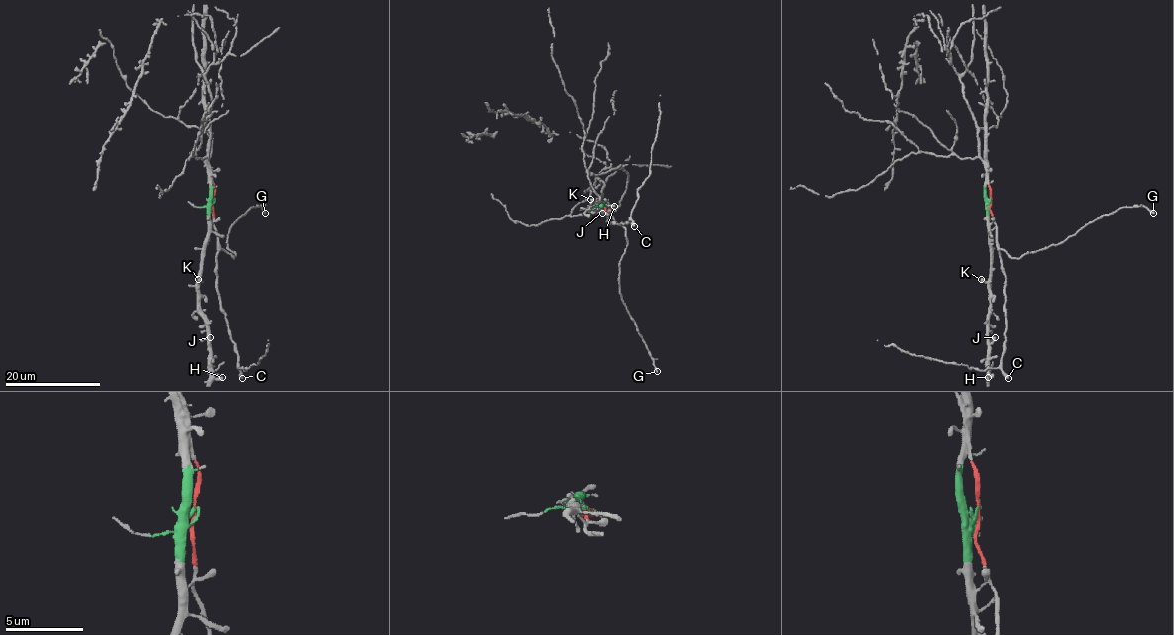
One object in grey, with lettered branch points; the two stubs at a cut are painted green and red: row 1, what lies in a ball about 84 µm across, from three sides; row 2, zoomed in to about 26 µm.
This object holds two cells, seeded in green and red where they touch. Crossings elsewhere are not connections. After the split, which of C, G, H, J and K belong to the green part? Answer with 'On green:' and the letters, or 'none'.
On green: H, J, K

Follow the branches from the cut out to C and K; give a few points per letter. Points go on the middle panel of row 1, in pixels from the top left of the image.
C: (605, 208), (605, 213), (609, 215), (608, 224), (630, 220), (634, 226)
K: (606, 208), (593, 208), (590, 199)

